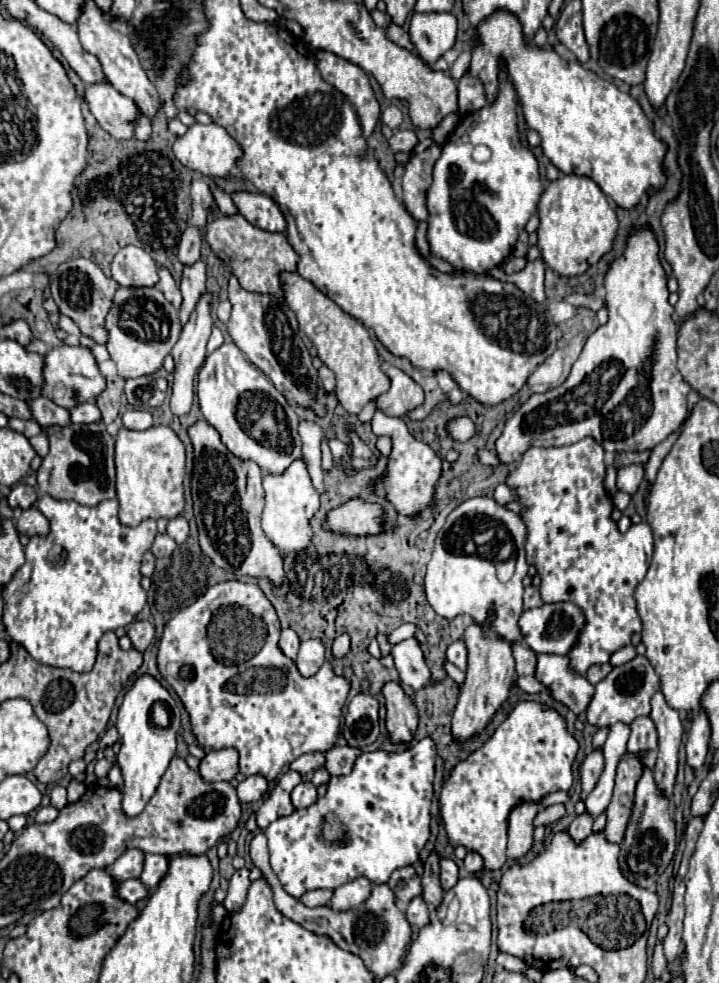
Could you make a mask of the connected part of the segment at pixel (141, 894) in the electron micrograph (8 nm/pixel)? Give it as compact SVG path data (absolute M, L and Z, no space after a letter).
M127 879L119 885L119 897L129 903L139 903L149 897L149 889L143 885L141 879Z

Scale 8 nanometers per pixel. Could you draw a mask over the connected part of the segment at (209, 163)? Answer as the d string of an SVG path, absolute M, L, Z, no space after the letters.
M195 123L187 129L185 135L181 135L173 141L173 153L185 167L199 171L205 177L209 177L209 175L227 177L227 175L231 175L231 169L235 167L235 161L241 155L241 147L235 143L235 139L223 127L219 127L215 123L209 123L209 125Z

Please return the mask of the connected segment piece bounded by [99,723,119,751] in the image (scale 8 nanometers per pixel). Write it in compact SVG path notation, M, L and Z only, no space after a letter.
M109 723L109 727L107 727L107 731L101 735L101 739L99 739L99 751L103 751L107 745L113 745L115 741L117 741L117 731L115 731L115 725L113 723Z

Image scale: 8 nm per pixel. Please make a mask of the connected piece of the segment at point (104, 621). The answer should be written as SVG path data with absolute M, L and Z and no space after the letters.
M43 495L39 499L39 511L49 519L49 533L45 537L31 537L25 547L25 563L11 581L3 585L3 625L7 635L23 645L35 661L73 671L91 671L101 635L105 631L115 631L117 627L127 627L145 607L147 593L141 587L139 565L143 553L151 549L157 535L155 519L145 519L137 527L121 525L117 517L117 499L85 507L77 501Z

